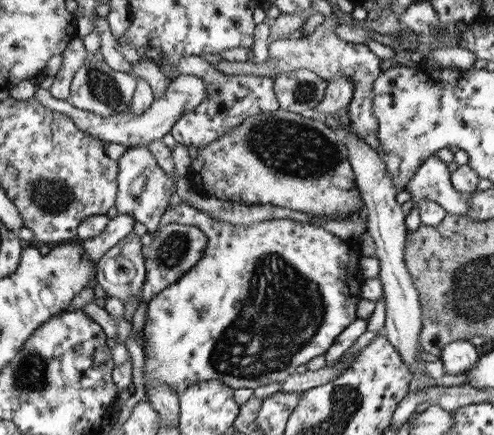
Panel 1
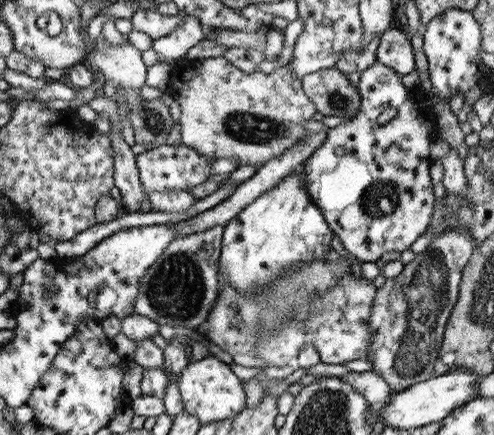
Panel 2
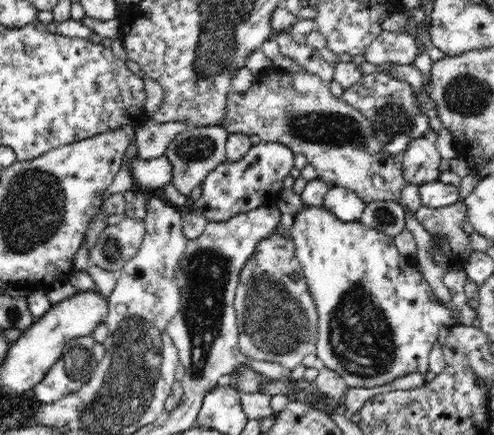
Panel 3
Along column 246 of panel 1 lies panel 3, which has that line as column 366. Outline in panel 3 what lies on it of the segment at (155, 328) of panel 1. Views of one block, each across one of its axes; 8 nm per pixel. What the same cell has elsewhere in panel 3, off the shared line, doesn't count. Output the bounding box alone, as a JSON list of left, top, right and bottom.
[290,206,454,388]

